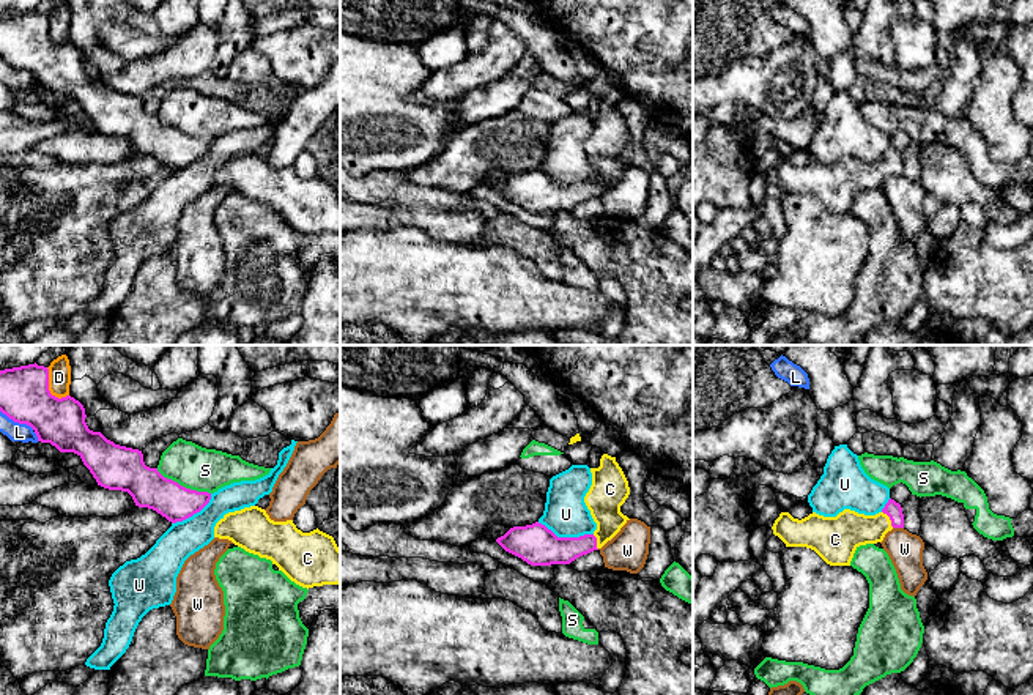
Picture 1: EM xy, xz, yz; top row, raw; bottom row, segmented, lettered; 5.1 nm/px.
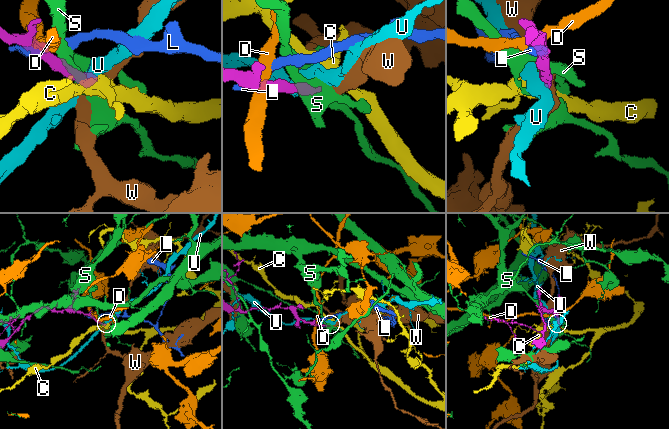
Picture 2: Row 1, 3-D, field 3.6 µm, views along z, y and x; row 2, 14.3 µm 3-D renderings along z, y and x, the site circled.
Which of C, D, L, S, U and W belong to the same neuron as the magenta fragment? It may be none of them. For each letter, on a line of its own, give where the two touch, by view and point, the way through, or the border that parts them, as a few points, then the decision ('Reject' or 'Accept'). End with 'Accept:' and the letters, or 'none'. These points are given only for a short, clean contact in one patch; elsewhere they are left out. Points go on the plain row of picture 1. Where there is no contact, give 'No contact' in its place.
C: Touches magenta at yz (890, 166). Path across: yz (893, 156), (890, 166), (873, 175), (846, 178). Accept
D: Touches magenta at xy (48, 37). Boundary: xy (46, 14), (49, 38), (59, 44), (68, 43). Reject
L: Touches magenta at xy (18, 68). Boundary: xy (0, 57), (14, 68), (25, 70), (33, 76). Reject
S: Touches magenta at xy (181, 133). Boundary: xy (156, 115), (164, 123), (186, 134), (210, 141). Reject
U: Touches magenta at xz (566, 185). Boundary: xz (537, 169), (558, 183), (592, 182). Reject
W: Touches magenta at yz (898, 174). Boundary: yz (893, 174), (903, 175). Reject
Accept: C

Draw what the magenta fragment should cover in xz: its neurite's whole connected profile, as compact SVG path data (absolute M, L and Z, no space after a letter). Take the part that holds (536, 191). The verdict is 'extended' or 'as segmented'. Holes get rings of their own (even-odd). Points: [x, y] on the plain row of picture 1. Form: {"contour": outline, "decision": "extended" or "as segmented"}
{"contour": "M603 101L598 115L591 115L592 132L584 143L597 177L579 184L557 184L535 169L513 173L496 189L531 213L570 211L576 205L602 195L630 167L620 153L630 142L628 128L616 104Z", "decision": "extended"}

